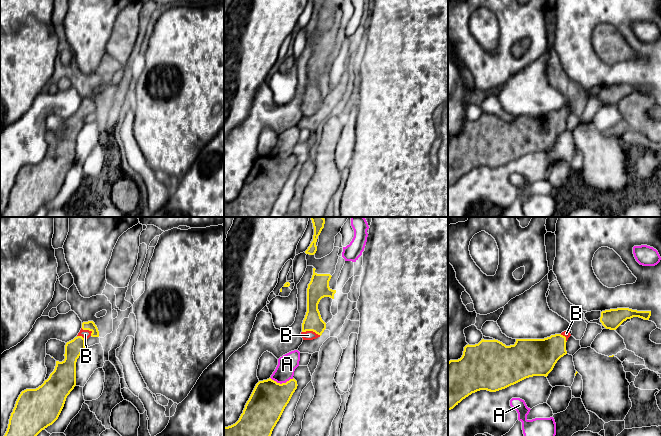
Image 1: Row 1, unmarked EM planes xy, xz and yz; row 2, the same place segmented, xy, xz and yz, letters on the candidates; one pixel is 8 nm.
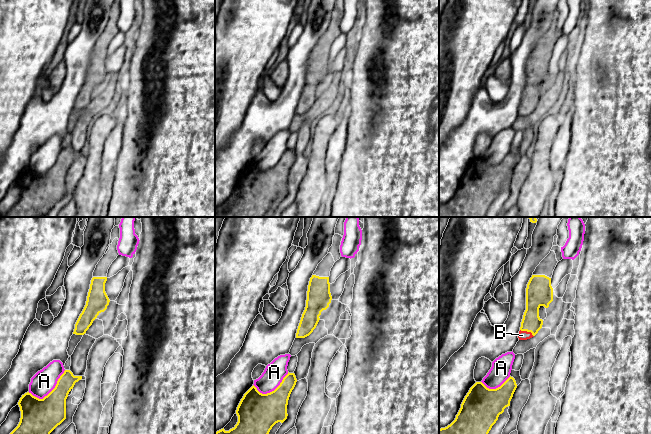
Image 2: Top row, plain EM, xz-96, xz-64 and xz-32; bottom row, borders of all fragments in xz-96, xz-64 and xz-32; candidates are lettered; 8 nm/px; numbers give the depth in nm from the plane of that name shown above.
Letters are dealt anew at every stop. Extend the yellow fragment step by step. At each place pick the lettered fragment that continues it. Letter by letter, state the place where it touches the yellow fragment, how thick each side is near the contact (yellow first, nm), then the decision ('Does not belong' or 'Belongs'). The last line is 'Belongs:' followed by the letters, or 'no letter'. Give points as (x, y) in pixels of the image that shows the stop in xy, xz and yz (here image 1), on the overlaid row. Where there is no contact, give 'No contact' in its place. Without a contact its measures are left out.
A: Touches yellow at xz (282, 383). Thickness 300 nm (yellow) against 150 nm. Does not belong
B: Touches yellow at xz (311, 330). Thickness 140 nm (yellow) against 80 nm. Belongs
Belongs: B

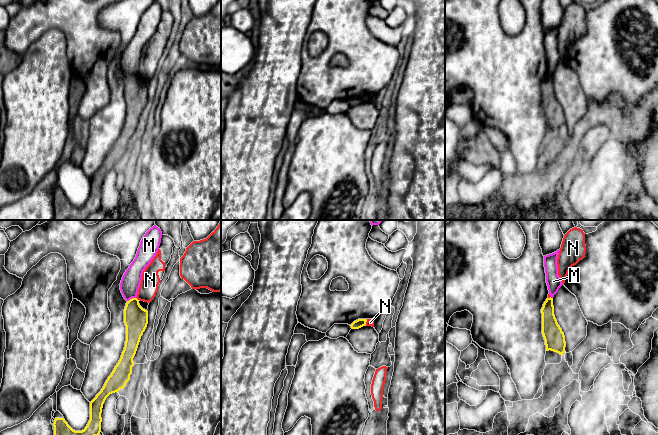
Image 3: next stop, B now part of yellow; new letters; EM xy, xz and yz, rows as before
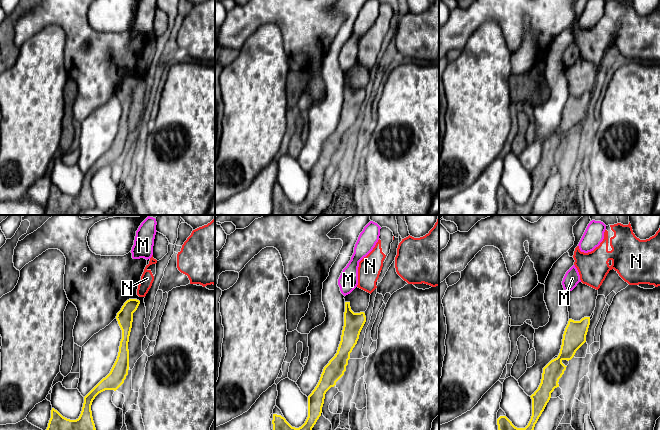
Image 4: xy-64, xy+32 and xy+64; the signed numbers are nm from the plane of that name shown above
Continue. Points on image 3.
M: Touches yellow at xy (132, 298). Thickness 190 nm (yellow) against 160 nm. Does not belong
N: Touches yellow at xy (137, 299). Thickness 190 nm (yellow) against 150 nm. Does not belong
Belongs: no letter

